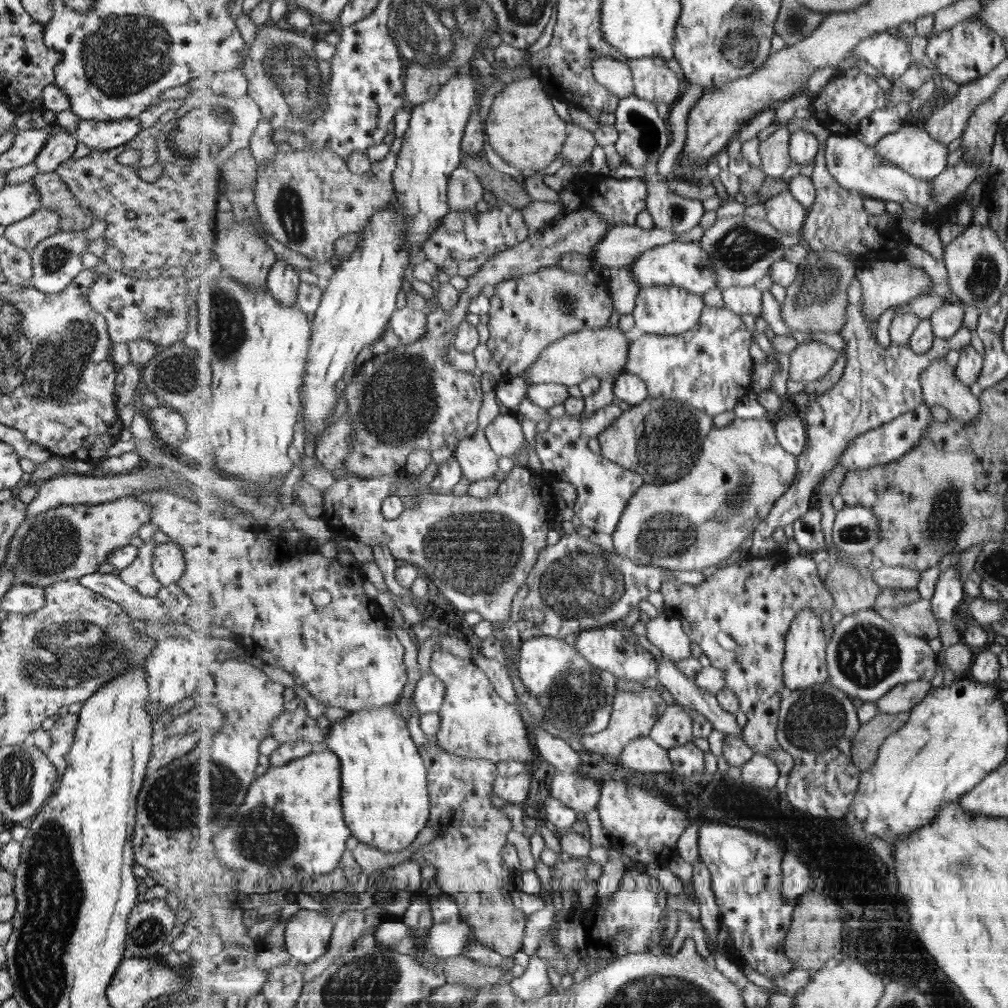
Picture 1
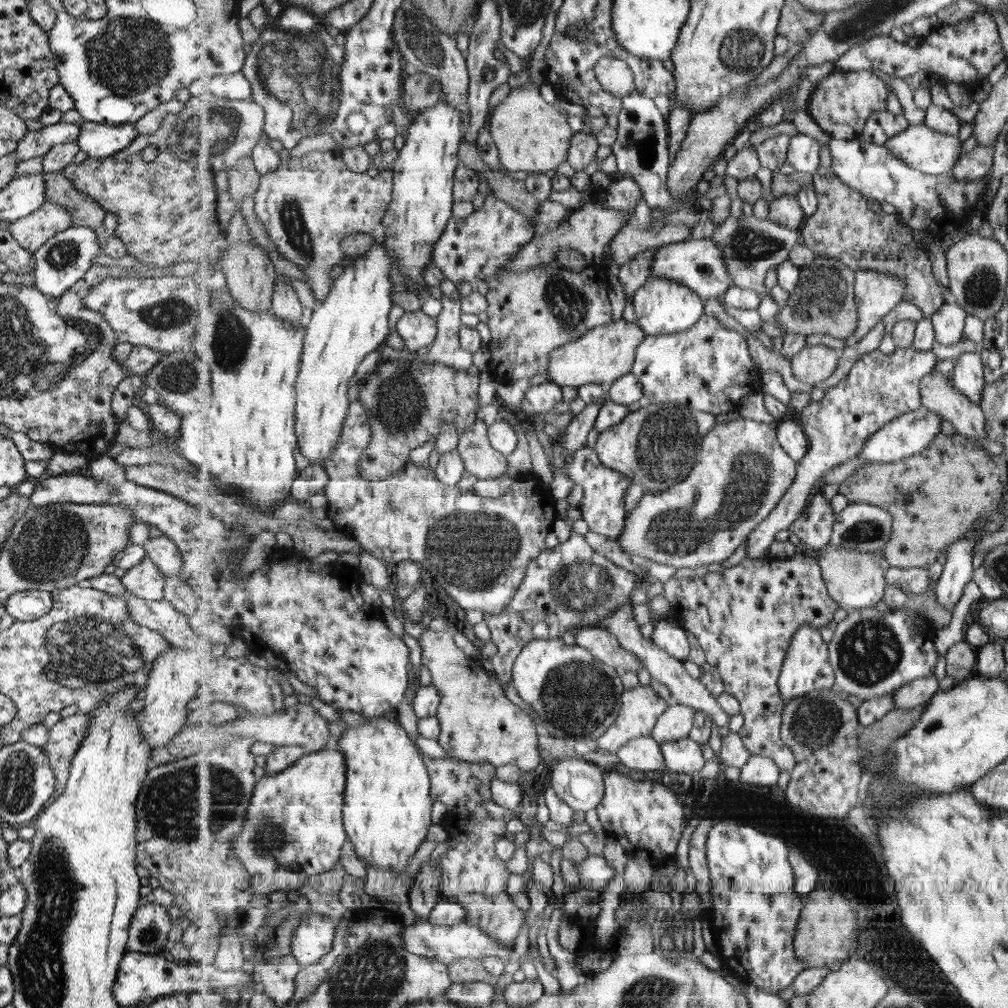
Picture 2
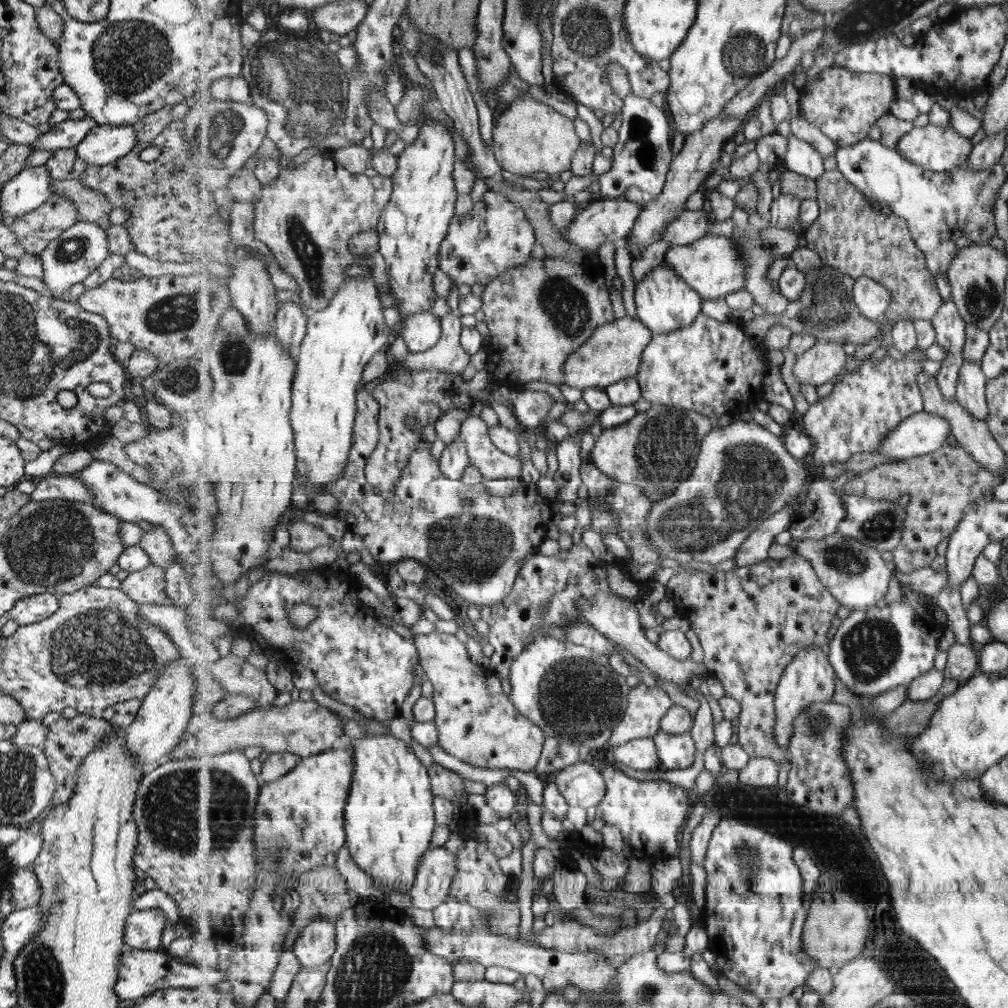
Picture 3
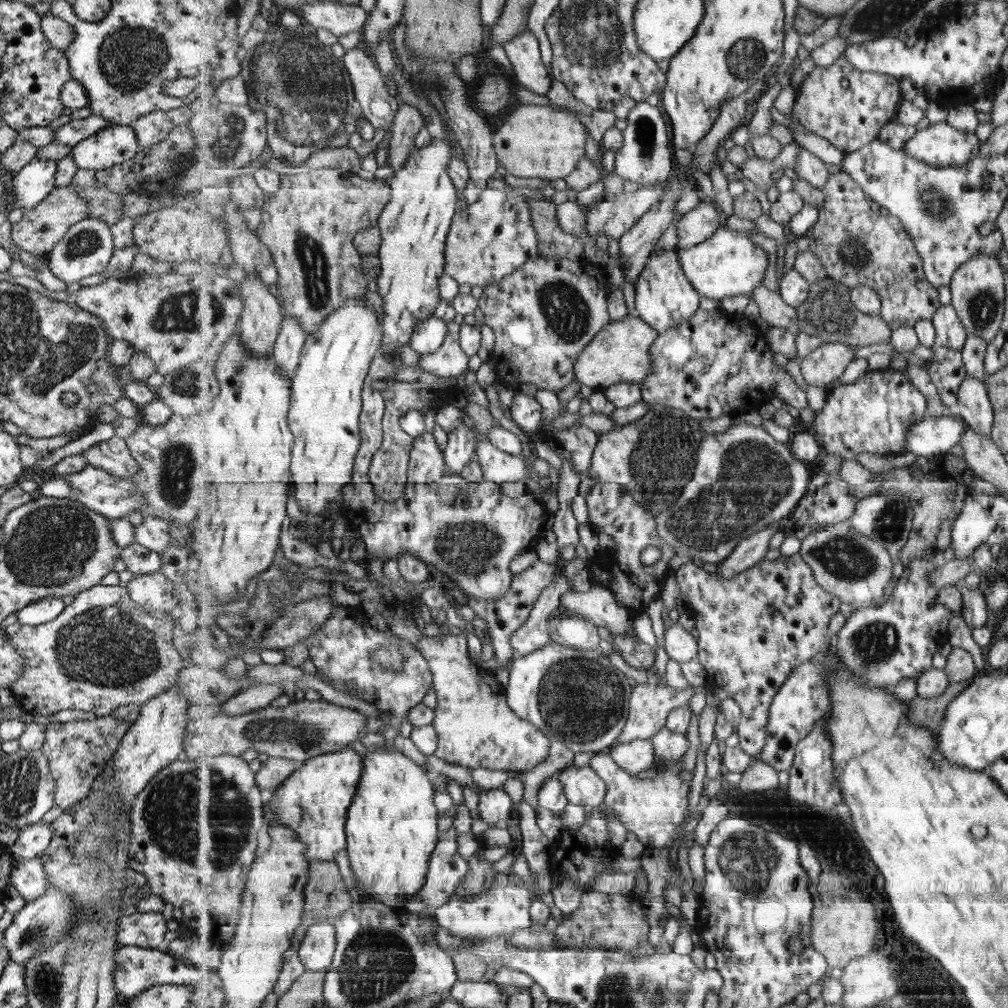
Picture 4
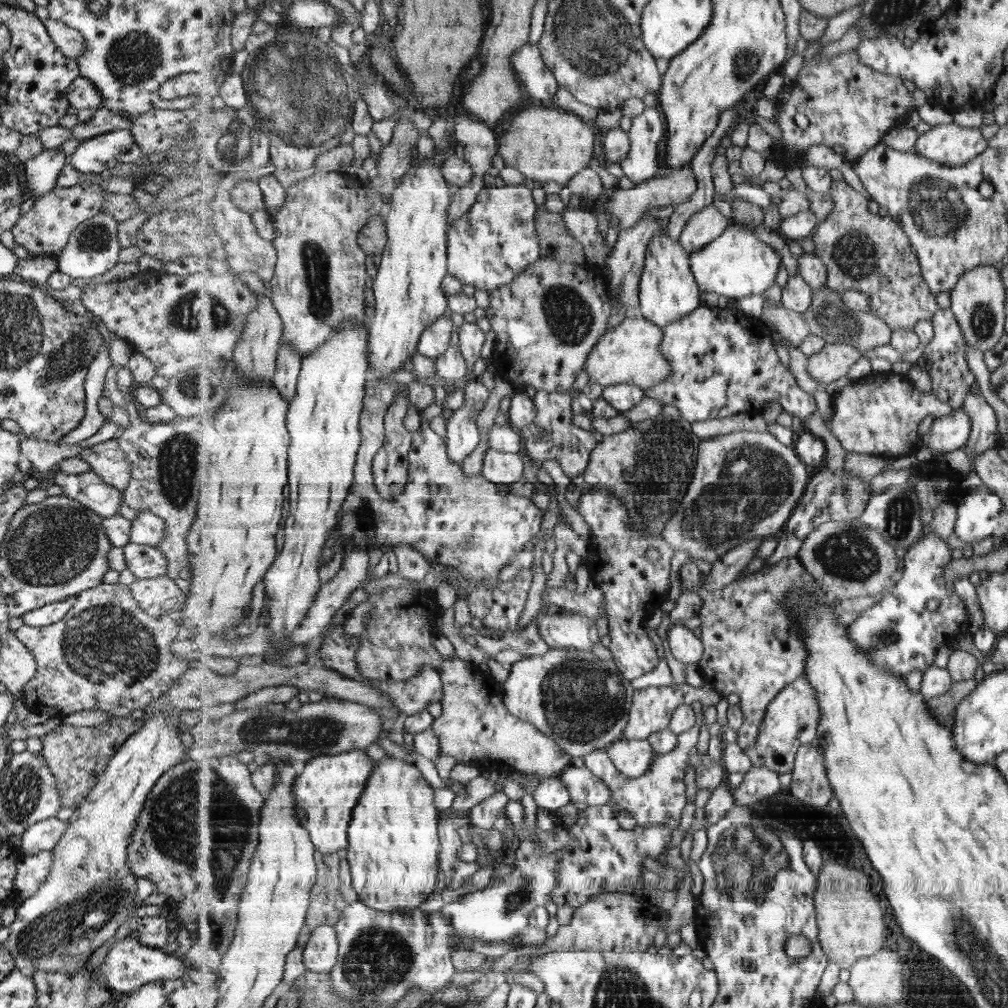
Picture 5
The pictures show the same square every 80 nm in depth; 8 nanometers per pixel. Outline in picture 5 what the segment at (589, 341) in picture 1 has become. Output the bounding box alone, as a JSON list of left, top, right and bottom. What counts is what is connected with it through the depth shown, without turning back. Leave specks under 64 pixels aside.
[585,316,672,392]

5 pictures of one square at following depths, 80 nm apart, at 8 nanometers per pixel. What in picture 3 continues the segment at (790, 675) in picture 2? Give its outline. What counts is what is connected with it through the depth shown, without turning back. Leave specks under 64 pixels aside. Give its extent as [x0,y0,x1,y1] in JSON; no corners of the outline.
[775,645,836,752]

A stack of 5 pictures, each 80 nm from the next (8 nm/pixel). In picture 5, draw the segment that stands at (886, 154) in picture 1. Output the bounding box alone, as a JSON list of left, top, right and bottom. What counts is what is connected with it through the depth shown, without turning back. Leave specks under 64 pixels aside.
[915,123,989,167]

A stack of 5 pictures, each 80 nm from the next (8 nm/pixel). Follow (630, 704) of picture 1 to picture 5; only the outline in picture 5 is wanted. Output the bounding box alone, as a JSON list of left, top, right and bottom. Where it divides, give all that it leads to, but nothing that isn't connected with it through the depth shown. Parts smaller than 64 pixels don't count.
[623,683,702,741]

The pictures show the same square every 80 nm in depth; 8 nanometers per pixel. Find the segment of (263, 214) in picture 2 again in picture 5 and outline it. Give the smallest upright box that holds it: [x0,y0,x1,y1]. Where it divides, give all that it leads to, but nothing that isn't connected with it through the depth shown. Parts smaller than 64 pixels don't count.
[238,170,388,359]

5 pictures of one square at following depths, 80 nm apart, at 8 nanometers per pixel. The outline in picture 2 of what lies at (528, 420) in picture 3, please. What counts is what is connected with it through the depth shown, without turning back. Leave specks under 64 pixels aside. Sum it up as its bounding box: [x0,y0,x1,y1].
[519,382,563,423]

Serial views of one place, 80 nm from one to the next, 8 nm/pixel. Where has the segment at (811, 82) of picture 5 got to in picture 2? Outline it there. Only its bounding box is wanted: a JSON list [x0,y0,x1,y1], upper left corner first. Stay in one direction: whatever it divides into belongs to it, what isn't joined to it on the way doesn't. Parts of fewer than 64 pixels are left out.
[807,70,887,140]

